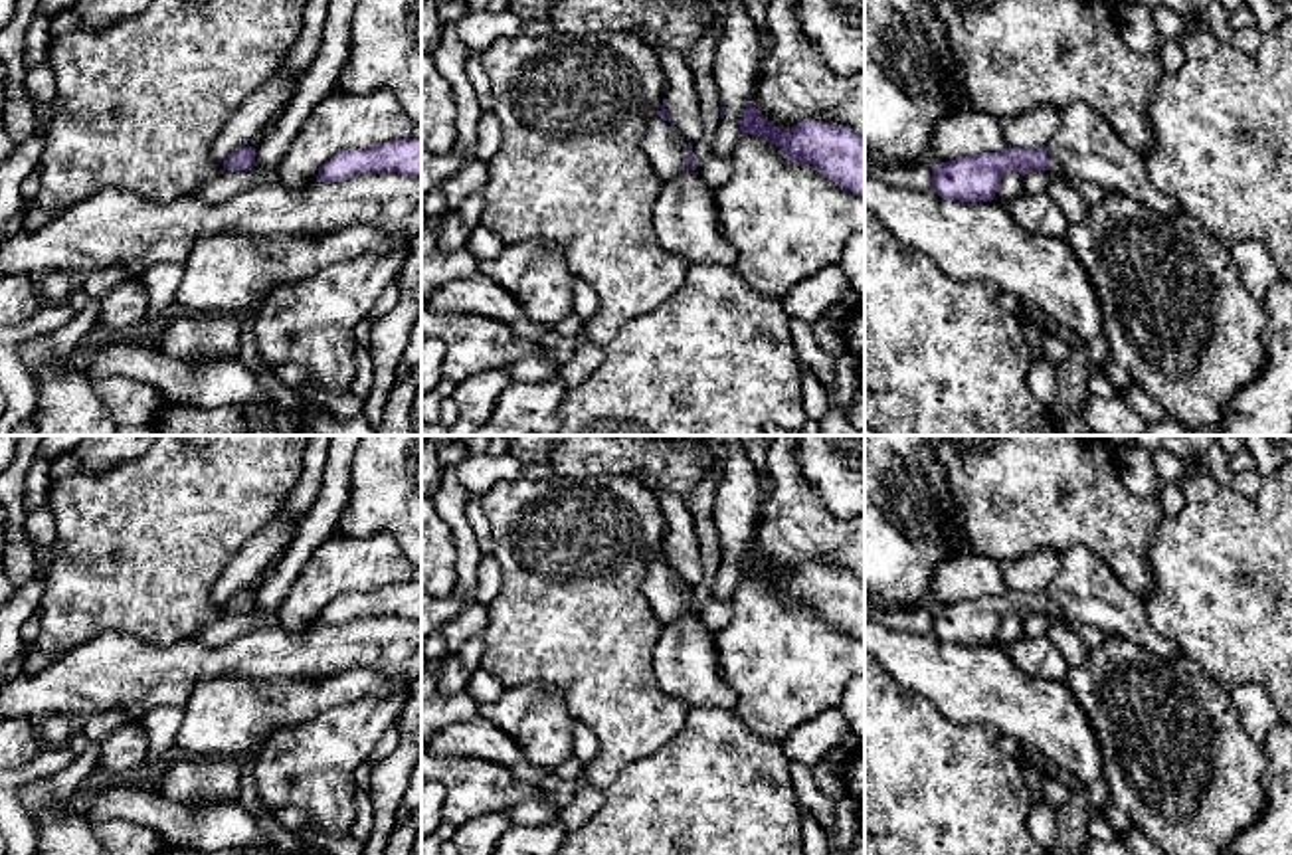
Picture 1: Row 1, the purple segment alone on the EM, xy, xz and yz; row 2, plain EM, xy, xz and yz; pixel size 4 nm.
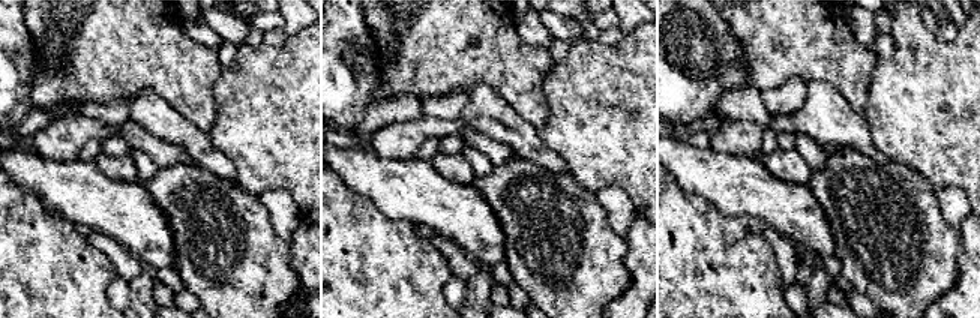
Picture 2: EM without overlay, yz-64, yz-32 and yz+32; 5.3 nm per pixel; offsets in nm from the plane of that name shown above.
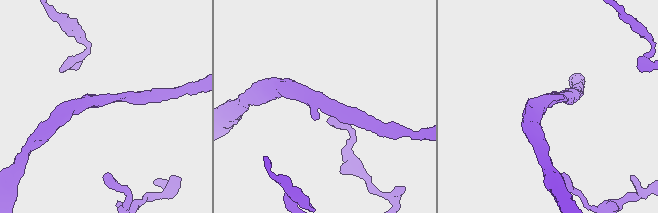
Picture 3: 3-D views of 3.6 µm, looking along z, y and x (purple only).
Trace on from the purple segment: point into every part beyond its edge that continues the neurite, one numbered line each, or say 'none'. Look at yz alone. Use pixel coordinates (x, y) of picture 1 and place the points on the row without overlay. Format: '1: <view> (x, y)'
1: yz (1085, 588)

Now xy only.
none

